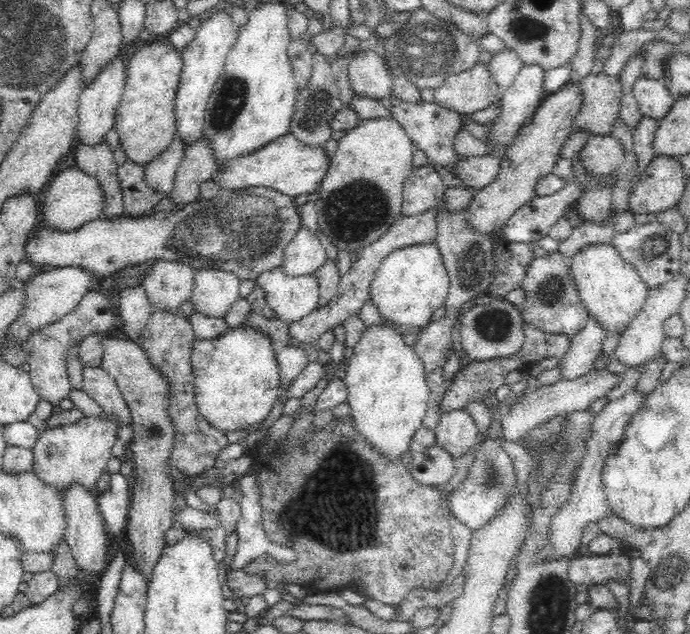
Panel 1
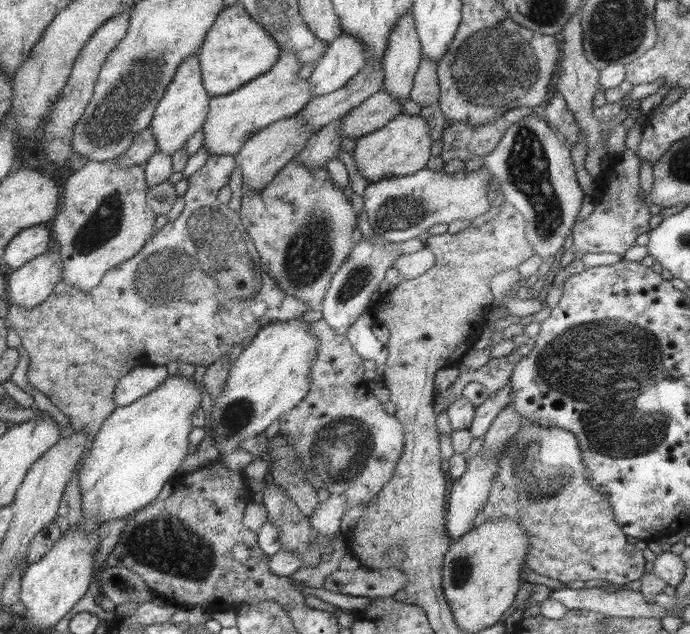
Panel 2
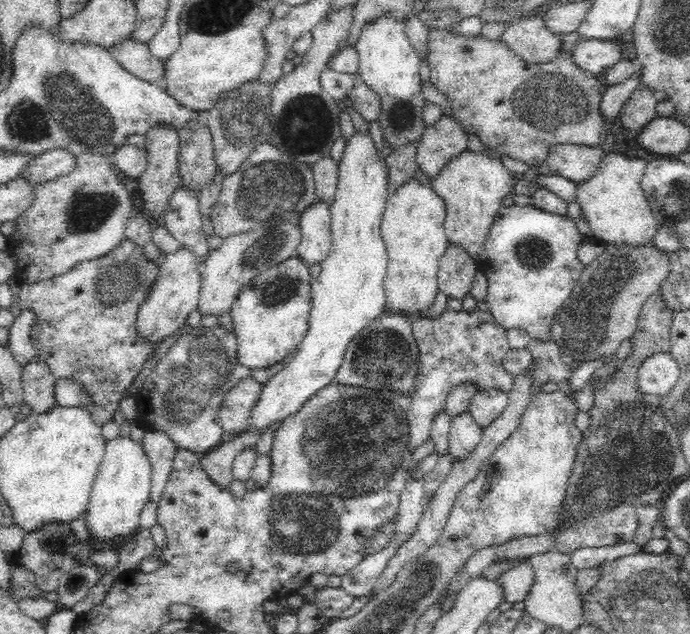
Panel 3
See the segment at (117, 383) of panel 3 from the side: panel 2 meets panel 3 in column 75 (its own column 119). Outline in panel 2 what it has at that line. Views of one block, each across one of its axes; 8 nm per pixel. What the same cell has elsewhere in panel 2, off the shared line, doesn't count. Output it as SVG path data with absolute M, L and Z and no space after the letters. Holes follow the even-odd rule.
M209 155L203 167L186 178L187 189L182 195L184 207L180 214L172 221L167 221L159 231L152 232L151 238L145 241L145 244L139 249L137 254L131 256L129 260L123 260L119 266L115 266L115 268L107 271L102 276L99 284L96 284L93 289L79 290L79 288L71 288L67 282L61 280L53 287L51 294L46 300L36 308L23 309L14 305L8 306L8 314L4 323L6 328L17 332L21 346L28 354L27 382L33 386L34 390L39 390L41 394L44 394L65 416L68 416L70 426L74 432L85 429L85 433L87 433L87 448L85 448L85 451L91 447L91 443L93 443L93 439L95 439L95 435L99 431L103 420L115 409L113 389L115 389L117 381L129 373L131 367L139 365L165 366L168 362L183 362L194 364L194 366L206 366L219 359L221 355L228 354L233 345L240 343L243 338L247 338L247 336L251 338L262 326L275 321L285 322L285 320L297 319L303 312L309 310L299 300L281 292L275 281L262 269L260 256L250 236L245 234L244 226L241 226L242 222L237 220L237 216L233 214L233 211L227 205L223 206L216 199L215 194L217 190L227 184L230 175L235 169L237 158L234 157L233 155Z

